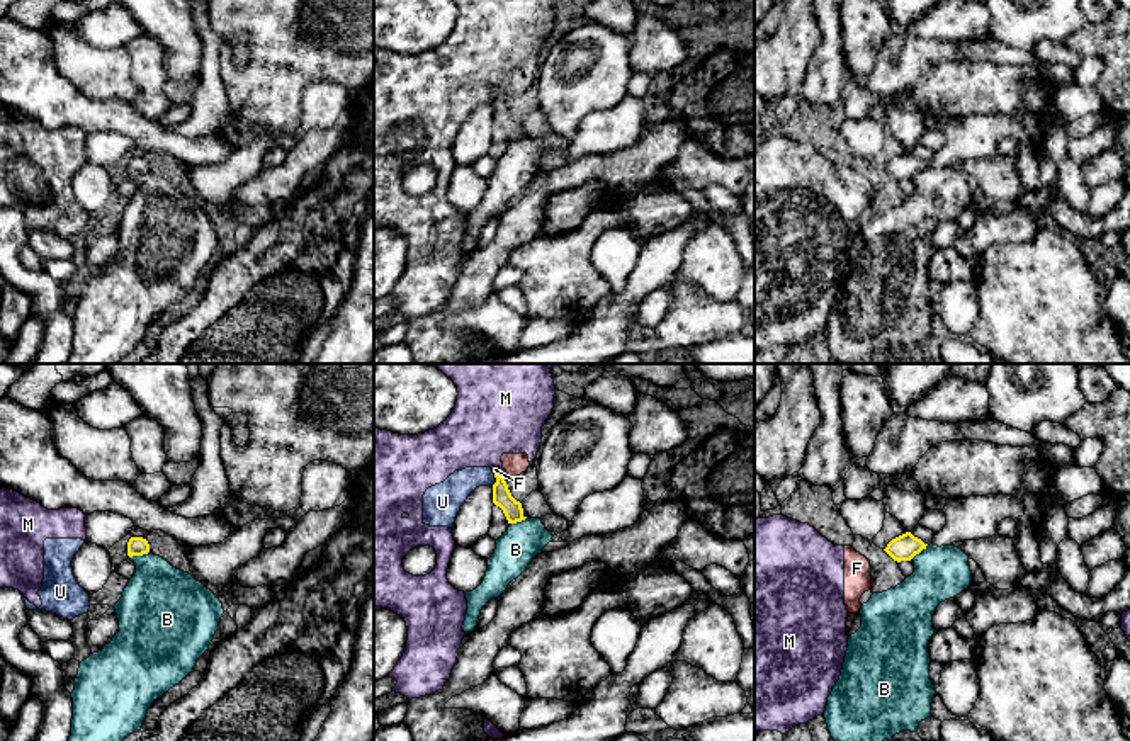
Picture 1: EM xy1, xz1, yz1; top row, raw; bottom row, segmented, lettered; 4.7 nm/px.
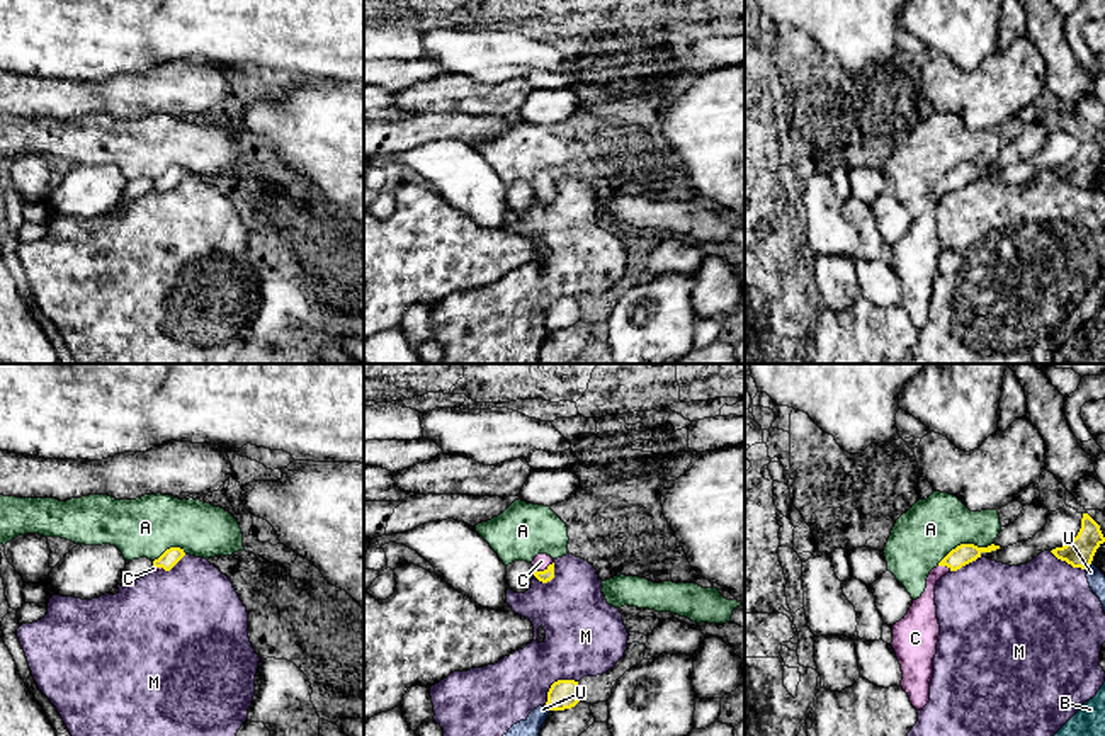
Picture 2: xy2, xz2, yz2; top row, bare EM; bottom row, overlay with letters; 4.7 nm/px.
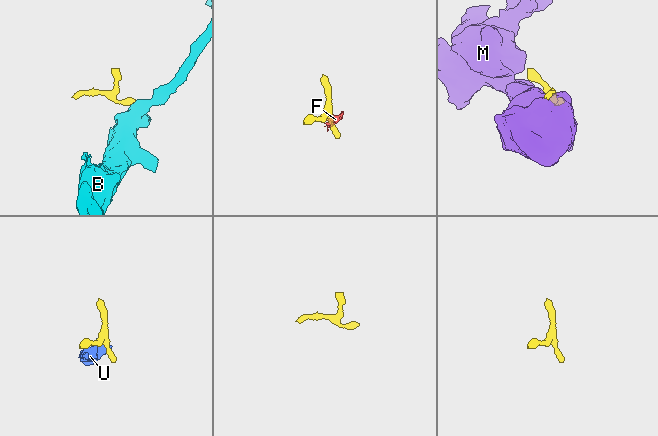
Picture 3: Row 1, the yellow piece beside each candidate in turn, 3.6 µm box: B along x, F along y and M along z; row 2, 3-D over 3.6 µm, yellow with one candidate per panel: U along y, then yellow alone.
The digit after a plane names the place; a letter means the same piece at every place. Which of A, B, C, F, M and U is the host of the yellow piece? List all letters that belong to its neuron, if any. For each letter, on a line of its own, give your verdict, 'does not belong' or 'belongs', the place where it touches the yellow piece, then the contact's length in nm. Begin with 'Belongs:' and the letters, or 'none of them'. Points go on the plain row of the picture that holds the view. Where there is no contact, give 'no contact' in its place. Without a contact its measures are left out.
Belongs: C
A: does not belong; contact yz2 (964, 164); length 280 nm
B: does not belong; contact xy1 (138, 174); length 100 nm
C: belongs; contact xz2 (544, 189); length 110 nm
F: does not belong; contact xz1 (497, 92); length 40 nm
M: does not belong; contact xz2 (555, 301); length 200 nm
U: does not belong; contact xz1 (497, 99); length 70 nm

